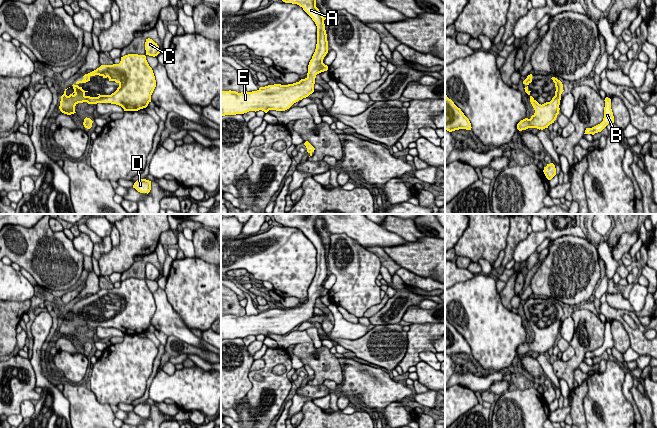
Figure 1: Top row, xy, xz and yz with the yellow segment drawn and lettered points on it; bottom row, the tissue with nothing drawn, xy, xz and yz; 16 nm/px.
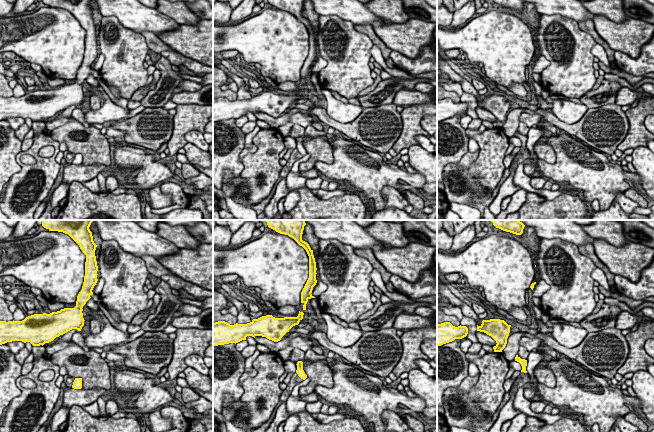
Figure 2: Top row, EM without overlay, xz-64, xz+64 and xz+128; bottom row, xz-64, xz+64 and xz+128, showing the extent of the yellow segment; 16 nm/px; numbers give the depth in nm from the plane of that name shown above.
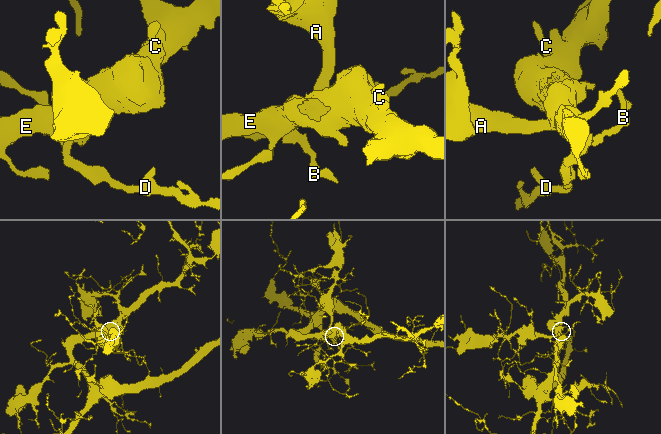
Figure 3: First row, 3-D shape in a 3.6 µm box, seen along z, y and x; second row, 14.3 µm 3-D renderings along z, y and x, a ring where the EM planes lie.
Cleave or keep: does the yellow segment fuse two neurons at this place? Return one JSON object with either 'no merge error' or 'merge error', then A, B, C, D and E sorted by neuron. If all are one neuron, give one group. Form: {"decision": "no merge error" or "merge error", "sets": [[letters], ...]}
{"decision": "no merge error", "sets": [["A", "B", "C", "D", "E"]]}

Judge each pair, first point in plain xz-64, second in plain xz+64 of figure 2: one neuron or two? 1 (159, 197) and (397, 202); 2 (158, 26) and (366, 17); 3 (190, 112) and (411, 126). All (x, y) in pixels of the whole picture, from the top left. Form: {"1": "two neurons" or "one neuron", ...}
{"1": "one neuron", "2": "one neuron", "3": "one neuron"}

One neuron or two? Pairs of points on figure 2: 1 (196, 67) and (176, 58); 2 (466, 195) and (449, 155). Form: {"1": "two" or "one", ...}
{"1": "one", "2": "two"}

